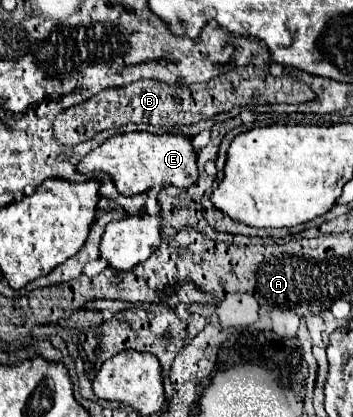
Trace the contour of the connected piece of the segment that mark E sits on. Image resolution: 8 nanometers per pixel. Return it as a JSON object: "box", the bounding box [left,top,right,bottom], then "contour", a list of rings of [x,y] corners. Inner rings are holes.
{"box":[77,133,197,195],"contour":[[[123,133],[109,137],[103,145],[87,153],[77,163],[79,173],[93,173],[101,171],[107,173],[117,191],[121,195],[137,195],[145,193],[155,185],[175,185],[175,187],[189,187],[197,181],[197,155],[191,147],[189,137],[183,135],[153,135],[153,133]]]}

